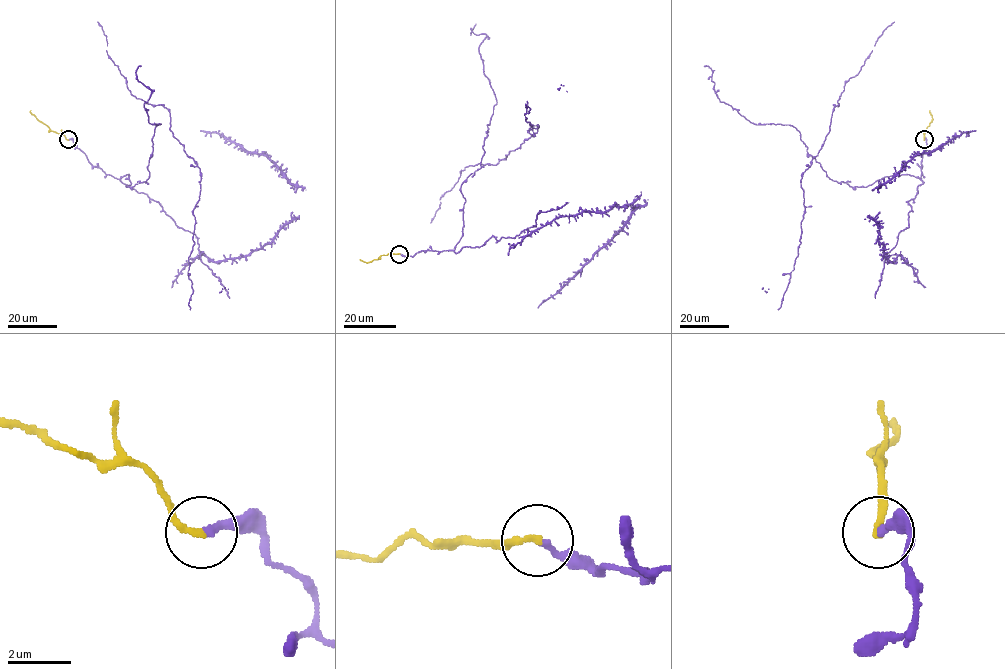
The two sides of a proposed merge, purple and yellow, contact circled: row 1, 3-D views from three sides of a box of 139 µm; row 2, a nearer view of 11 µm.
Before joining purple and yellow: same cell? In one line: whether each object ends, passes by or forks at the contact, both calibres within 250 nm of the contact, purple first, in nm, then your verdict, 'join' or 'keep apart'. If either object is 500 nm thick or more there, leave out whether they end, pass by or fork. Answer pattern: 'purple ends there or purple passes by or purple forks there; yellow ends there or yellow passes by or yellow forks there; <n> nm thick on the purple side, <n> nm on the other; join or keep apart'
purple ends there; yellow ends there; 240 nm thick on the purple side, 200 nm on the other; join

